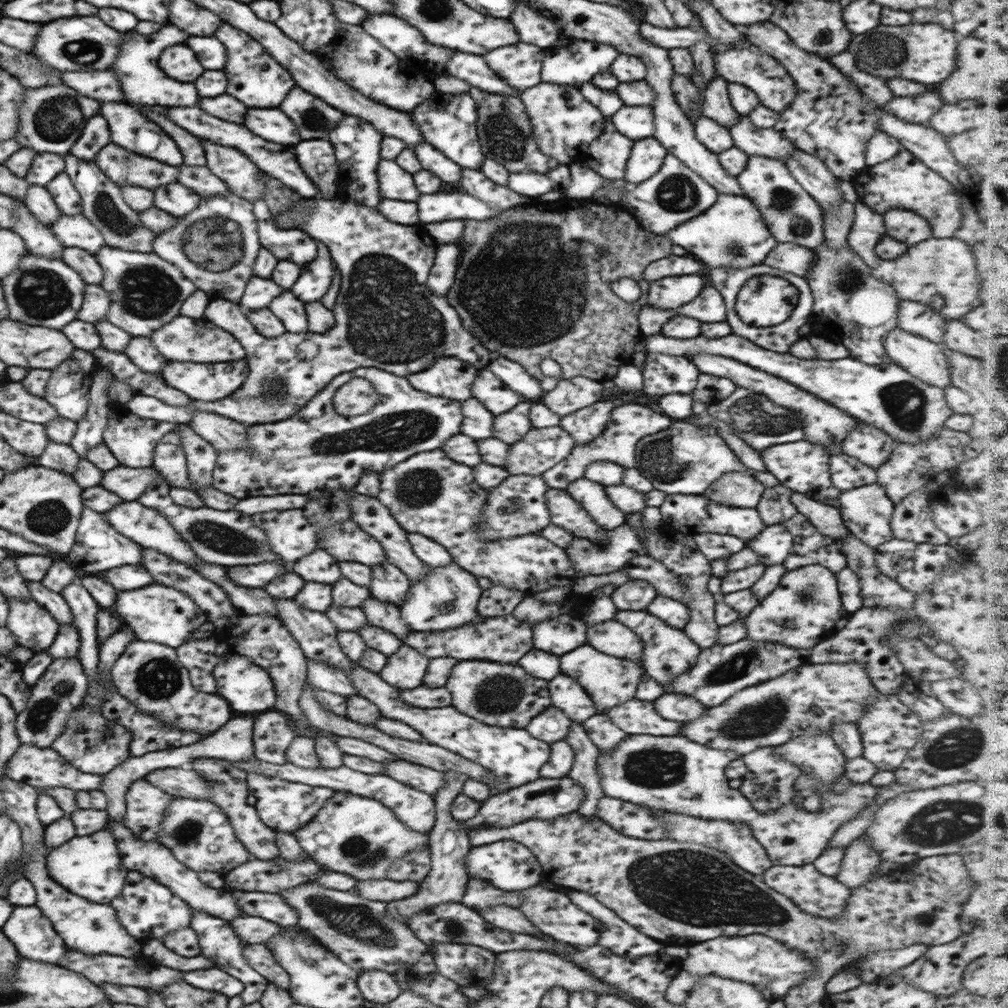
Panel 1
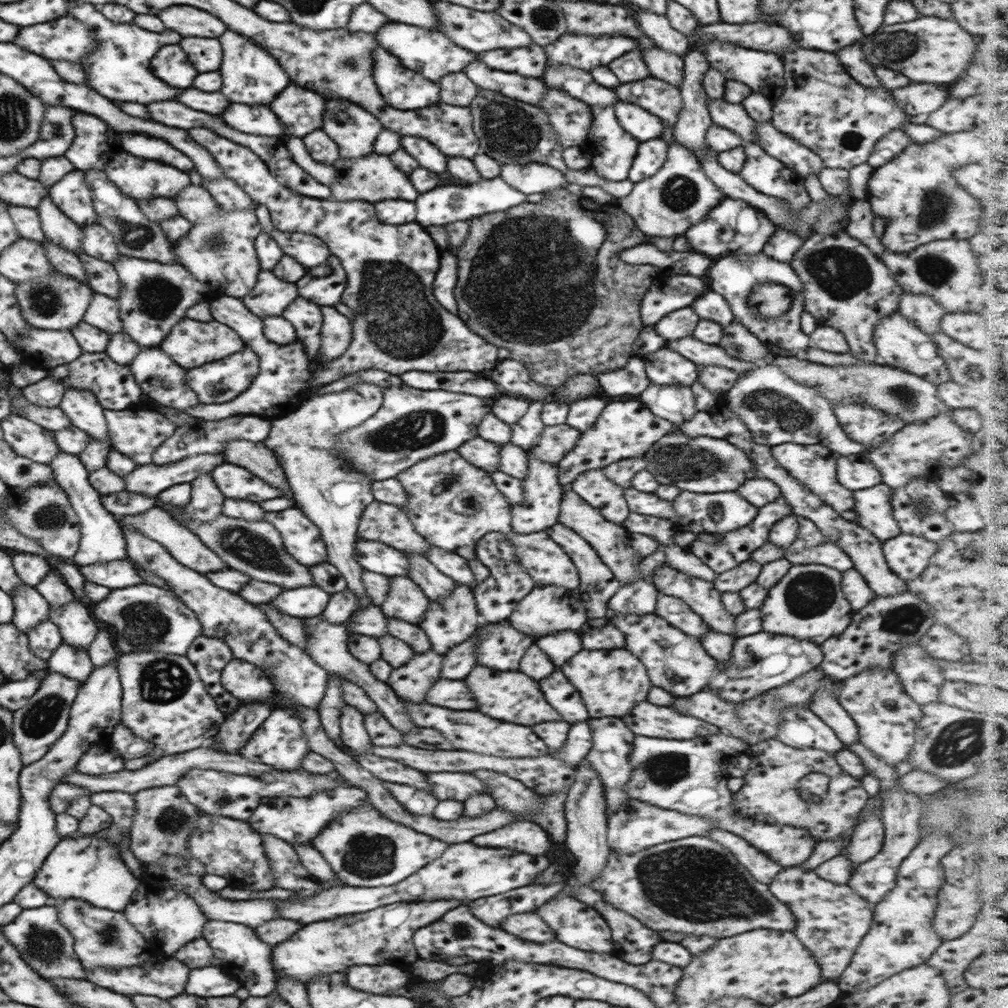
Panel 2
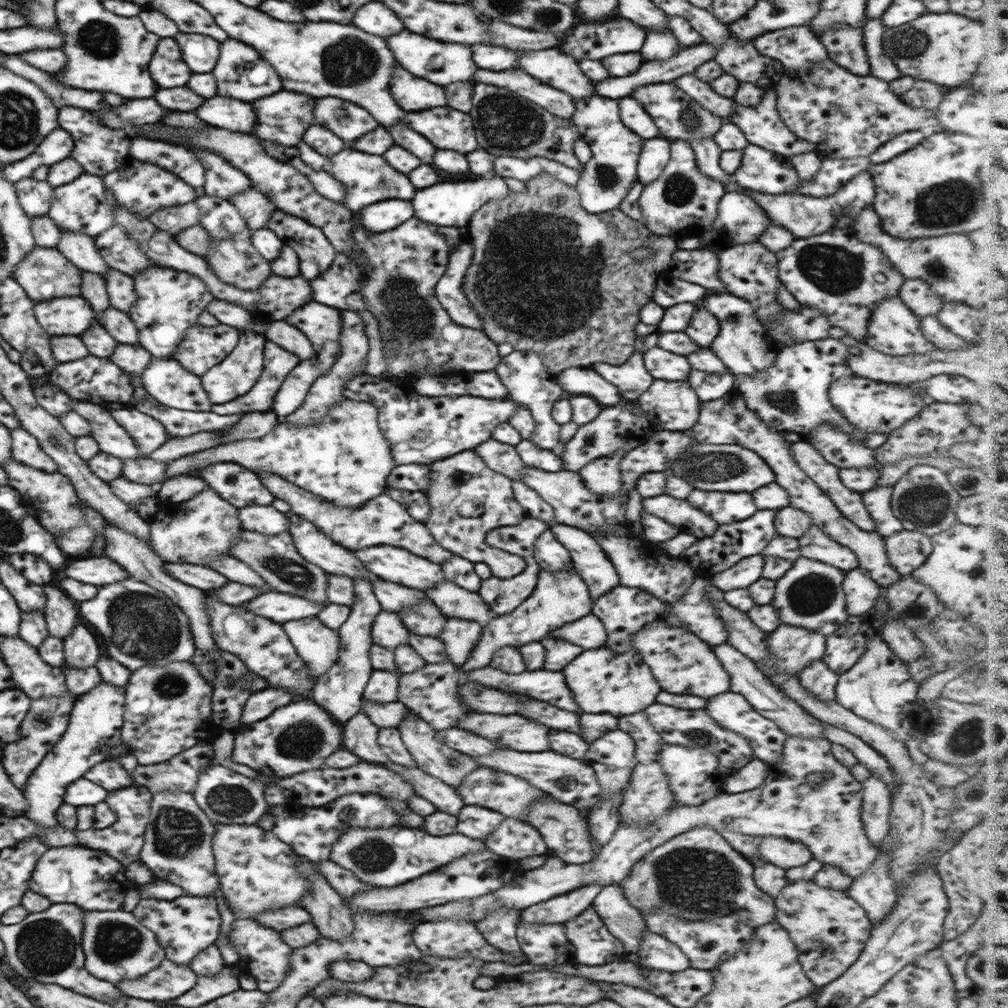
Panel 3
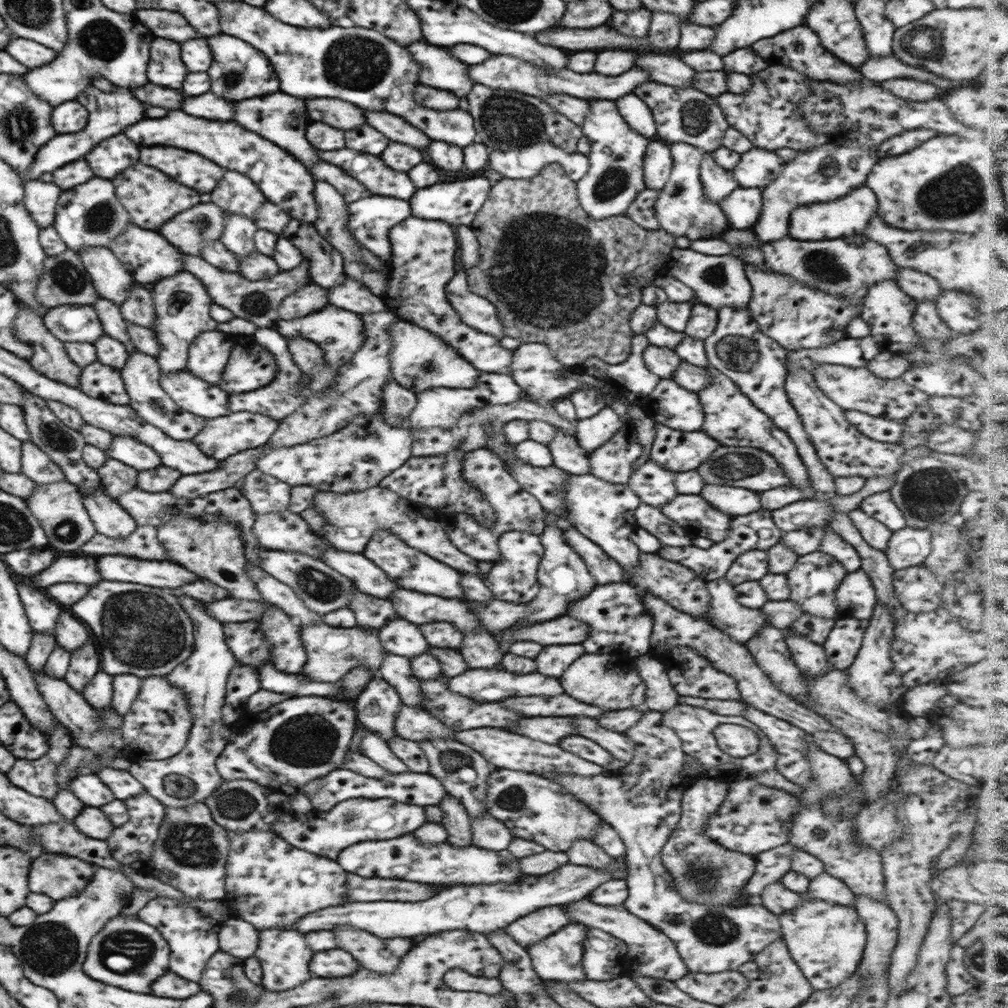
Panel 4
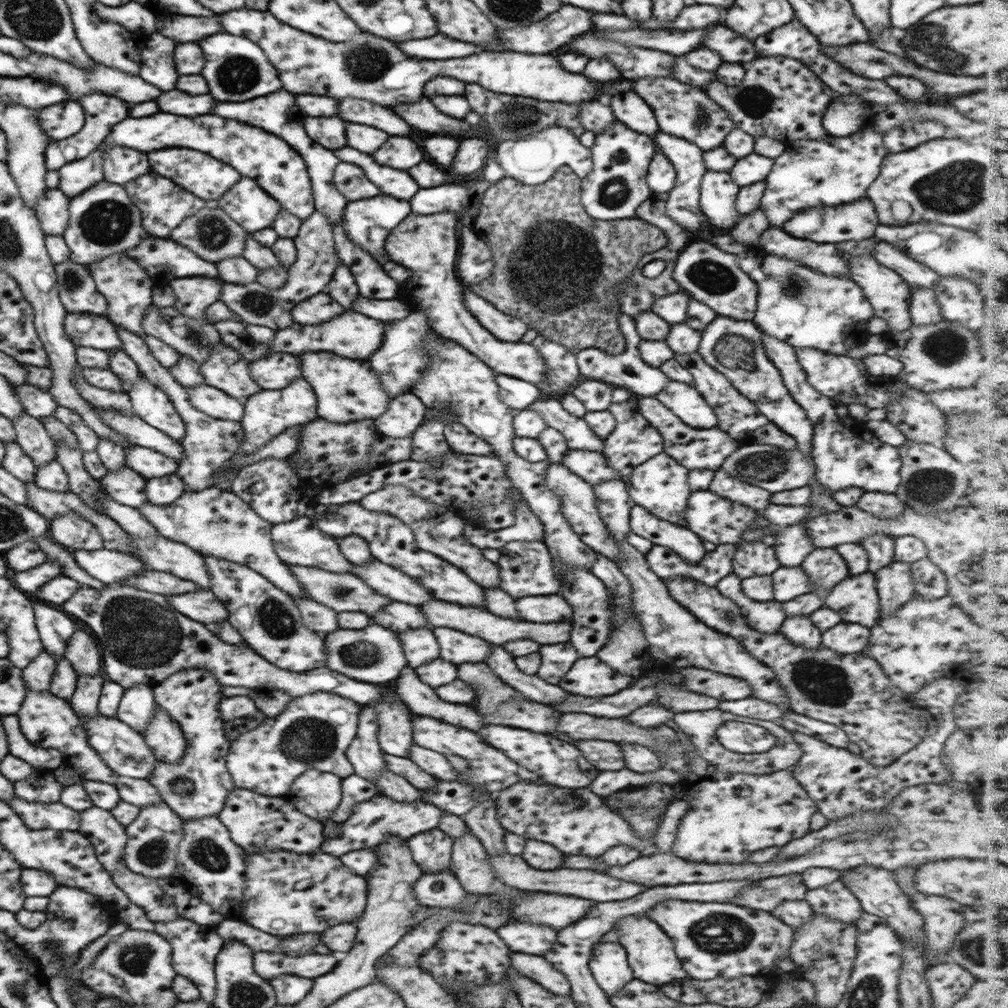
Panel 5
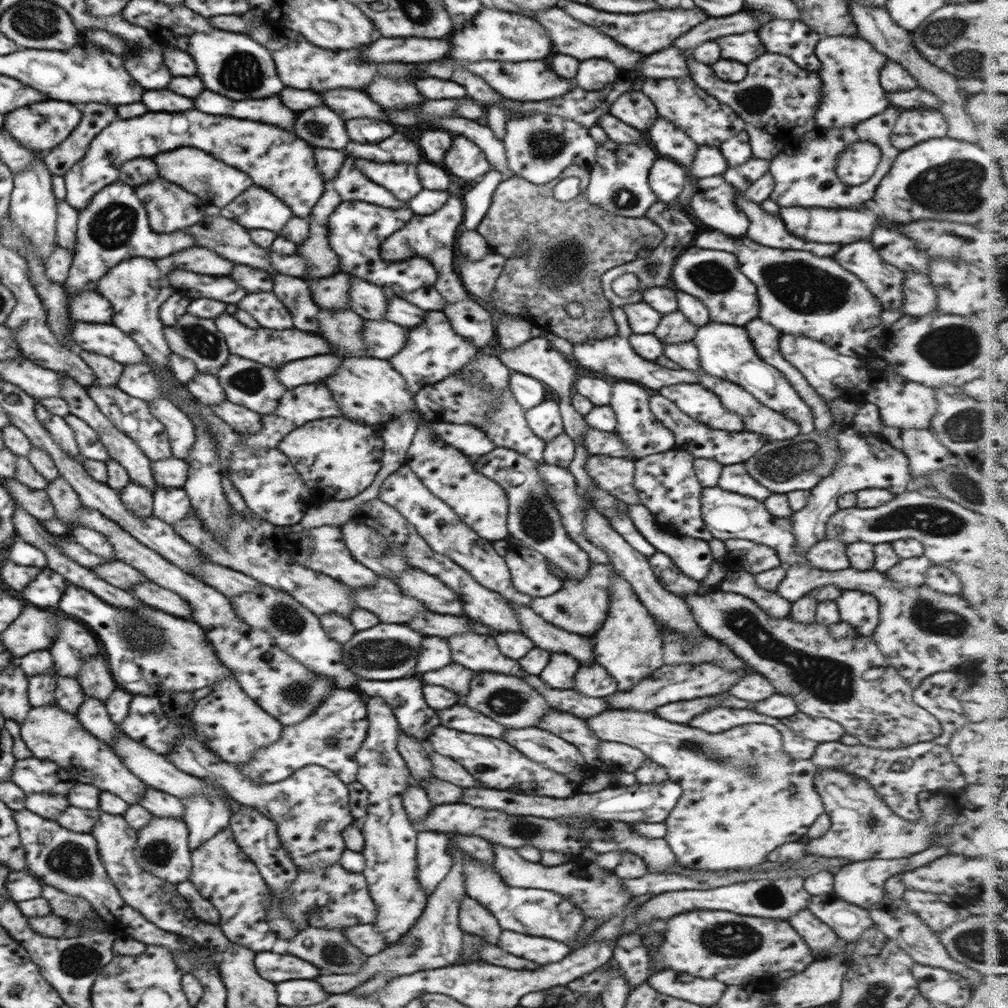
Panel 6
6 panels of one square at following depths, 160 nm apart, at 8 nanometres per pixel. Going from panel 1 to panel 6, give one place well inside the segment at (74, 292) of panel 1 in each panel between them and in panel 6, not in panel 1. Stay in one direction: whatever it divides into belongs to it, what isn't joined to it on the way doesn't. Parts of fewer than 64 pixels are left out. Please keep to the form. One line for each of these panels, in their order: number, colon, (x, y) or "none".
2: (53, 302)
3: (69, 315)
4: (69, 323)
5: (95, 331)
6: (107, 339)

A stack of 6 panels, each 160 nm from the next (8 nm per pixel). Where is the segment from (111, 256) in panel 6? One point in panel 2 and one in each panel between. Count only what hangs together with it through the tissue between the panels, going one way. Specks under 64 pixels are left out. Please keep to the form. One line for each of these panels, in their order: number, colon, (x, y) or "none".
2: (71, 194)
3: (81, 206)
4: (90, 214)
5: (103, 220)

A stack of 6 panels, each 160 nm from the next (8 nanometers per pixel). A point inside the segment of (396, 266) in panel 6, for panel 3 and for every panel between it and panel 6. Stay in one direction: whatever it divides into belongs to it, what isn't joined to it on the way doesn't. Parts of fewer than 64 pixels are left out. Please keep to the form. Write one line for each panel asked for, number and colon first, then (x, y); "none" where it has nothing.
3: (386, 215)
4: (370, 220)
5: (368, 222)

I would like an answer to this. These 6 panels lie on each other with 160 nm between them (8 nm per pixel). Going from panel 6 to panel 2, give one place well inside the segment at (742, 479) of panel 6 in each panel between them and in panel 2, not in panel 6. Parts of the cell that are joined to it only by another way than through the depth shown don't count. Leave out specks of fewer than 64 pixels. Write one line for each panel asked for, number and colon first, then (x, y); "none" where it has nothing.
2: (714, 513)
3: (724, 507)
4: (733, 500)
5: (725, 485)

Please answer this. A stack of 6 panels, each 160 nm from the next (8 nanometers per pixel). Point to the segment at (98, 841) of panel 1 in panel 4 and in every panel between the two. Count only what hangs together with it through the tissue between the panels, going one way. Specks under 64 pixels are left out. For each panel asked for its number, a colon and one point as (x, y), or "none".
2: (90, 868)
3: (73, 874)
4: (58, 876)

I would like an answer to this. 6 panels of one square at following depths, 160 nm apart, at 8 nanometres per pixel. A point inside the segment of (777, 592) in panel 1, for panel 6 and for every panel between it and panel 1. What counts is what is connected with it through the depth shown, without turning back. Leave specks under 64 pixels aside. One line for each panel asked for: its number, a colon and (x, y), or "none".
2: (808, 604)
3: (809, 595)
4: (813, 580)
5: (825, 567)
6: (828, 555)

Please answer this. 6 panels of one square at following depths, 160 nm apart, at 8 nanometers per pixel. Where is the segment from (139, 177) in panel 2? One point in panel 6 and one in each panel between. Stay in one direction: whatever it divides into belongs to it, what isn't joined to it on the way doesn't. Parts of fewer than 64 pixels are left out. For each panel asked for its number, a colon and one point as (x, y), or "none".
3: (143, 189)
4: (151, 198)
5: (163, 204)
6: (169, 207)

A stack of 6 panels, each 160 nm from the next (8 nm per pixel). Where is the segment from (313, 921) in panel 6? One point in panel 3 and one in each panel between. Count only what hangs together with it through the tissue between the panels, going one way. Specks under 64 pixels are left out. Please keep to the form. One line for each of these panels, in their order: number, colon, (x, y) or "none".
3: (257, 871)
4: (270, 883)
5: (285, 894)

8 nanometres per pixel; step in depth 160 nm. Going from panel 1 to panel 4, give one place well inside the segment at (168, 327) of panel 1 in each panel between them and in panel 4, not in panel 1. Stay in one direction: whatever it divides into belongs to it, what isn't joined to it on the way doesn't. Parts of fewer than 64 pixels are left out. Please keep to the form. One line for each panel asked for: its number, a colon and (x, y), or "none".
2: (191, 343)
3: (202, 347)
4: (208, 353)

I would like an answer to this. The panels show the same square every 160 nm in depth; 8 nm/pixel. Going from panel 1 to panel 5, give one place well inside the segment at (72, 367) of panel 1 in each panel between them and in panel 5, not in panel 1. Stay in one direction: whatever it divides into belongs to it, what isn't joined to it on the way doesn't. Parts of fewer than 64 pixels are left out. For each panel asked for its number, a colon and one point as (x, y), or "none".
2: (84, 411)
3: (112, 438)
4: (128, 450)
5: (147, 462)

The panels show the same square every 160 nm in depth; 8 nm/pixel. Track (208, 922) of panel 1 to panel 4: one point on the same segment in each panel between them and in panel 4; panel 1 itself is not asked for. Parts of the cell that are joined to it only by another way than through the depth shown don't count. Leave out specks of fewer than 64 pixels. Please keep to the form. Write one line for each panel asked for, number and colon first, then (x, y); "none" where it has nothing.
2: (242, 954)
3: (262, 952)
4: (284, 956)

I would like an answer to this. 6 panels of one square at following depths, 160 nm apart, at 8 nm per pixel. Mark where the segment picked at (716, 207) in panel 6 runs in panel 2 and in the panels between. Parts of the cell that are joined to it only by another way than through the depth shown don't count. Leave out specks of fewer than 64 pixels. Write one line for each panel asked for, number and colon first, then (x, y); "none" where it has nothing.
2: (694, 120)
3: (707, 153)
4: (718, 183)
5: (718, 192)

